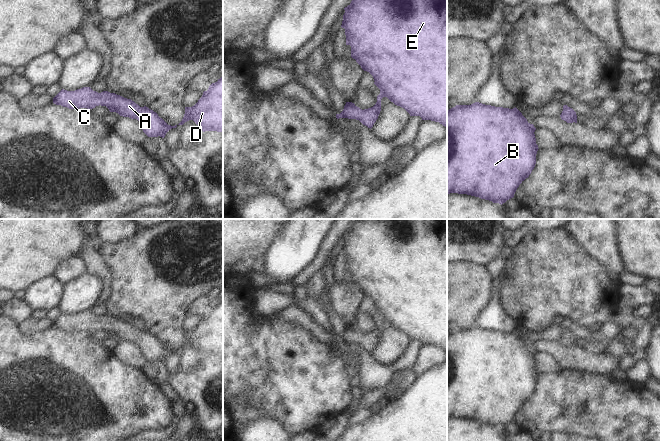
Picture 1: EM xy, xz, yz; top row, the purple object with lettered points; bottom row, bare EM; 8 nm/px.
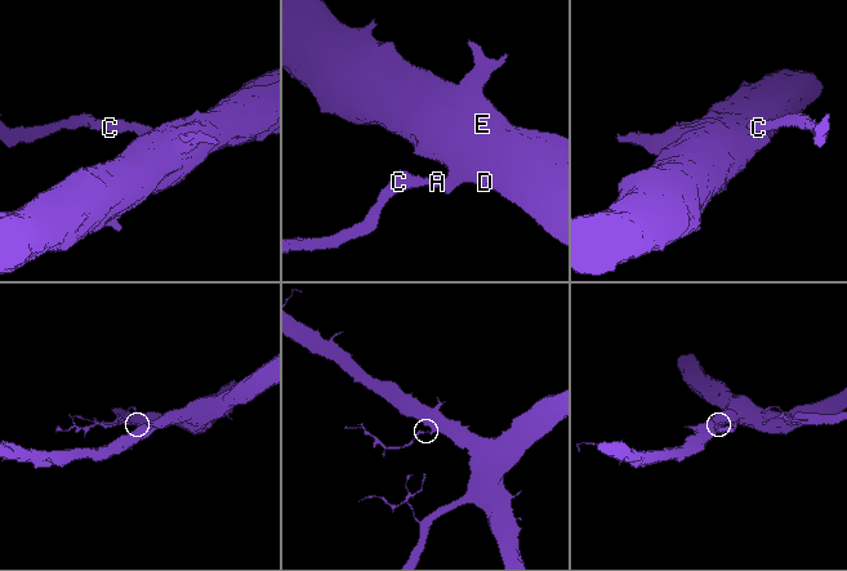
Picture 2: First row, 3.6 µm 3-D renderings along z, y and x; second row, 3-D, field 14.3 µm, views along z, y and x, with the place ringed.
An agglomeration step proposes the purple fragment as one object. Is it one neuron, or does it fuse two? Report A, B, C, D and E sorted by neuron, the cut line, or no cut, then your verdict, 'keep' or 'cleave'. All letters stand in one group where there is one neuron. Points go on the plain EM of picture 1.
groups A B C D E; cut none; keep

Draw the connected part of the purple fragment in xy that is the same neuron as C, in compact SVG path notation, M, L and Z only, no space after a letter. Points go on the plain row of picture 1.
M83 311L75 315L62 313L53 322L53 327L69 333L93 333L99 329L106 330L110 336L116 336L123 341L137 343L143 356L148 361L160 360L164 362L170 353L178 350L168 349L156 336L146 330L140 331L131 323L108 315L98 317L90 311Z

